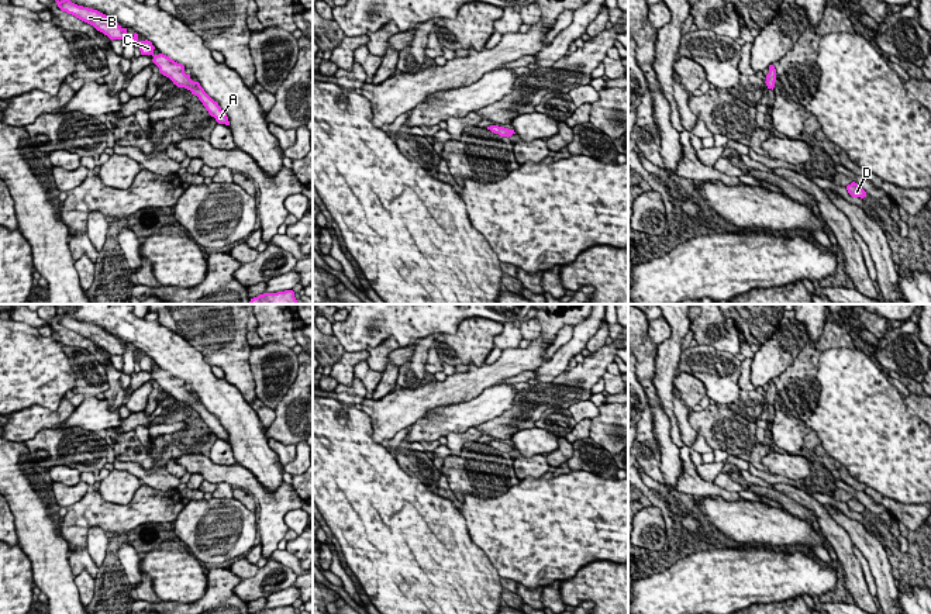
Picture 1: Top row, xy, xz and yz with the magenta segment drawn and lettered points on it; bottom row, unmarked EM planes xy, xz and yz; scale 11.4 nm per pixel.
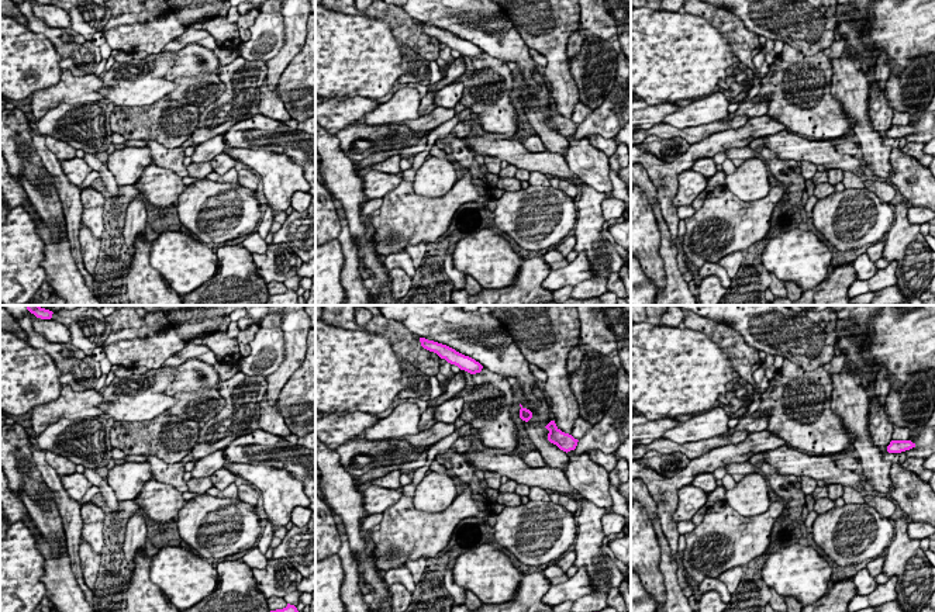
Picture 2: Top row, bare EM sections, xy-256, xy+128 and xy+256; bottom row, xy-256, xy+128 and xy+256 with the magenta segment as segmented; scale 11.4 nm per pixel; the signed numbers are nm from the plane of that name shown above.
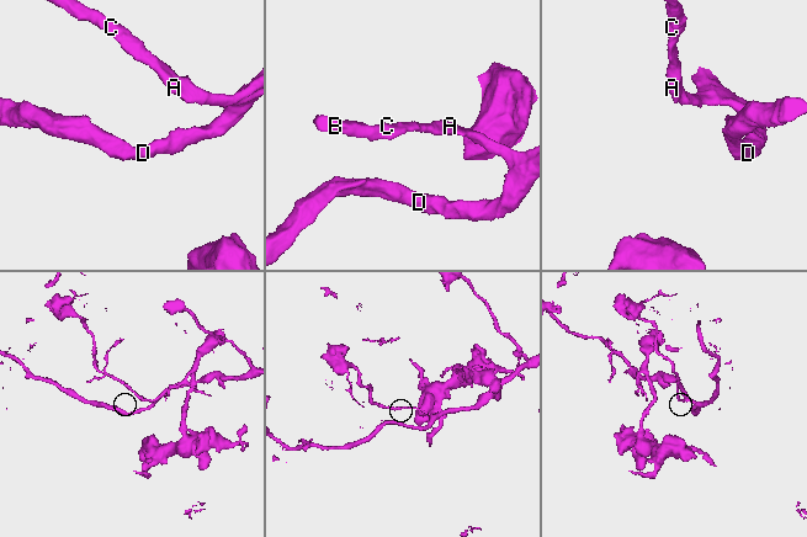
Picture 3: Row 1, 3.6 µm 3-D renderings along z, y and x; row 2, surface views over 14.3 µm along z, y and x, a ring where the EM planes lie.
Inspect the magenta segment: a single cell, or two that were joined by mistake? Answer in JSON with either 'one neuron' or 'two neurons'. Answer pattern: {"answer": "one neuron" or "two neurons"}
{"answer": "two neurons"}

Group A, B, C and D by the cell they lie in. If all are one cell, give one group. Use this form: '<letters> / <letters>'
A D / B C

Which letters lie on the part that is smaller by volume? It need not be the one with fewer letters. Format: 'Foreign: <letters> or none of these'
Foreign: A, D

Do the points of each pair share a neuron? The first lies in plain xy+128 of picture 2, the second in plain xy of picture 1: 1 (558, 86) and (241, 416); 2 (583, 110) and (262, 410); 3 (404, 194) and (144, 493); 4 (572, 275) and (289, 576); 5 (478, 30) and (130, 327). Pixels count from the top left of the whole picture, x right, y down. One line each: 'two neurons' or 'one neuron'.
1: two neurons
2: one neuron
3: one neuron
4: one neuron
5: one neuron

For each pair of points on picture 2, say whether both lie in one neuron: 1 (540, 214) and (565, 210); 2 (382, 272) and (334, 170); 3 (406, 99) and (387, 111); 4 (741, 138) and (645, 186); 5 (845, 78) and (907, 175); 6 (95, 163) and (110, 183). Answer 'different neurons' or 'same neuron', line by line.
1: same neuron
2: same neuron
3: same neuron
4: different neurons
5: different neurons
6: same neuron

